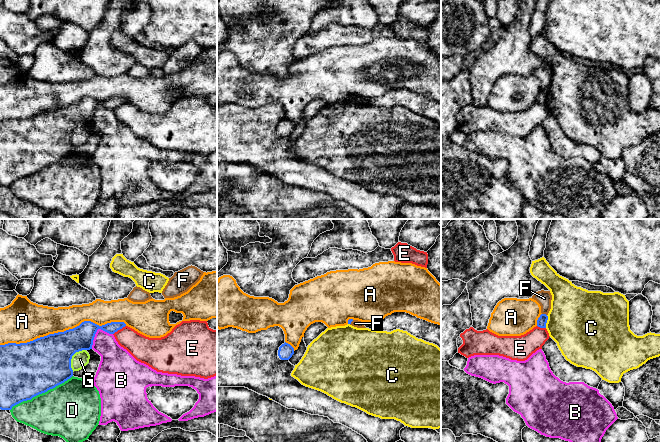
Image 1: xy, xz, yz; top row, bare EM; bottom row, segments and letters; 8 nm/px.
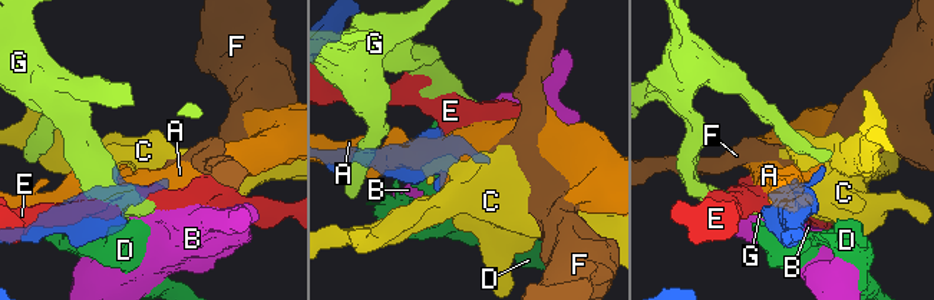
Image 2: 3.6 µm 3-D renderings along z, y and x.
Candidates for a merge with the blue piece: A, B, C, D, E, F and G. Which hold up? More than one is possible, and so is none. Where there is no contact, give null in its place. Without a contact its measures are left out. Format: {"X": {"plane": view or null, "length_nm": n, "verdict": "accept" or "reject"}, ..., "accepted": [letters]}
{"A": {"plane": "xy", "length_nm": 1050, "verdict": "reject"}, "B": {"plane": "xy", "length_nm": 220, "verdict": "reject"}, "C": {"plane": "yz", "length_nm": 110, "verdict": "reject"}, "D": {"plane": "xy", "length_nm": 600, "verdict": "reject"}, "E": {"plane": "xy", "length_nm": 130, "verdict": "reject"}, "F": {"plane": "yz", "length_nm": 40, "verdict": "reject"}, "G": {"plane": "xy", "length_nm": 220, "verdict": "reject"}, "accepted": []}

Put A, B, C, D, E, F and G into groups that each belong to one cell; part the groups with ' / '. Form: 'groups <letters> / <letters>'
groups A / B / C / D / E / F / G

